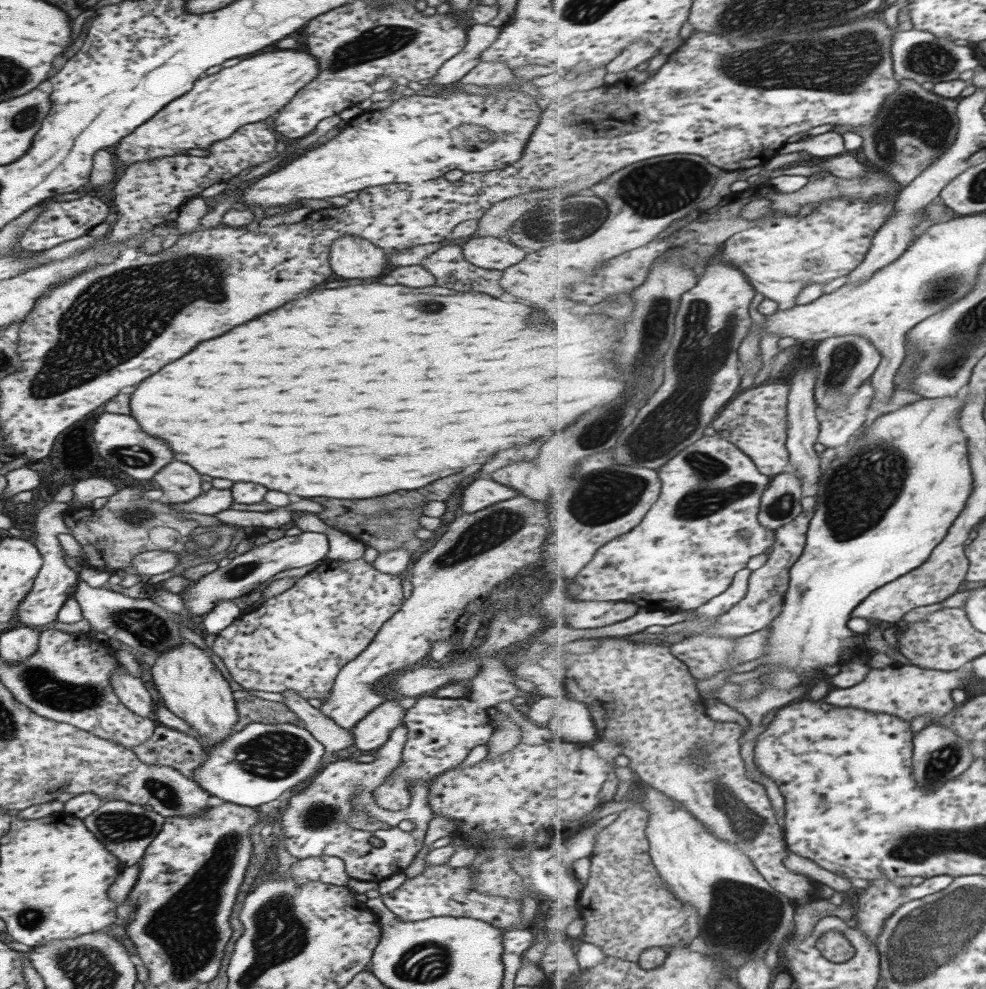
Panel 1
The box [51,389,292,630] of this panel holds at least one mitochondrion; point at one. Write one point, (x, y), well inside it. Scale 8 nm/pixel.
(133, 457)

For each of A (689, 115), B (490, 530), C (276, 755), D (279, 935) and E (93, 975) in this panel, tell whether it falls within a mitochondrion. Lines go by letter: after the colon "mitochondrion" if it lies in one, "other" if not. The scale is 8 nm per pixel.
A: other
B: mitochondrion
C: mitochondrion
D: mitochondrion
E: mitochondrion

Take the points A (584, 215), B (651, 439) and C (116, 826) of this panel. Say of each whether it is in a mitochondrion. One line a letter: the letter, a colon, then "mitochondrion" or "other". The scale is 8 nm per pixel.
A: mitochondrion
B: mitochondrion
C: mitochondrion

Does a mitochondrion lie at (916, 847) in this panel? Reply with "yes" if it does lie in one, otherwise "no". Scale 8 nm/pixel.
yes

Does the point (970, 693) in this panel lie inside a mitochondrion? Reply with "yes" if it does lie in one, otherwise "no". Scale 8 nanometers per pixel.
no

